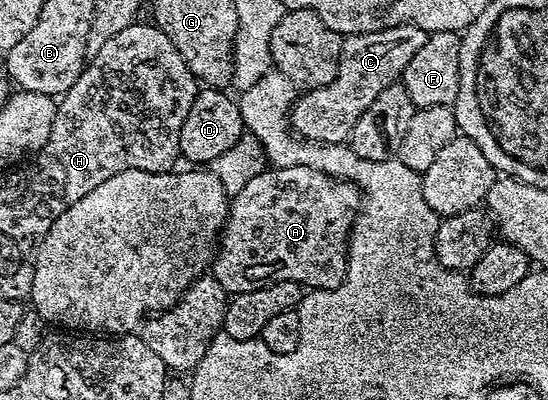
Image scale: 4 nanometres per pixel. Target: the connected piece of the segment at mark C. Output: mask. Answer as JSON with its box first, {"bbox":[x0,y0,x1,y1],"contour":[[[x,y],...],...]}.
{"bbox":[288,24,427,144],"contour":[[[401,24],[379,32],[355,32],[342,42],[340,70],[326,88],[303,91],[295,99],[288,117],[295,133],[323,144],[349,141],[360,114],[372,106],[377,96],[388,86],[399,83],[416,50],[424,46],[427,32],[415,24]]]}

